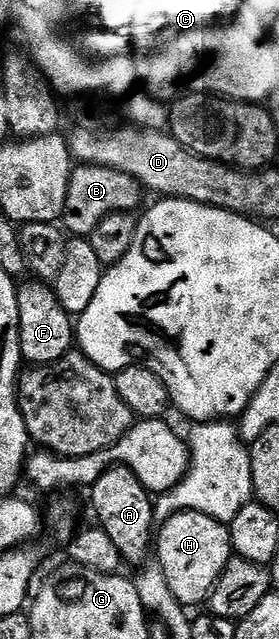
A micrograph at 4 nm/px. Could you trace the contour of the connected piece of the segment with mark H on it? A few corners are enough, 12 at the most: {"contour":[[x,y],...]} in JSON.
{"contour":[[180,511],[156,561],[185,608],[209,599],[231,556],[229,529]]}

